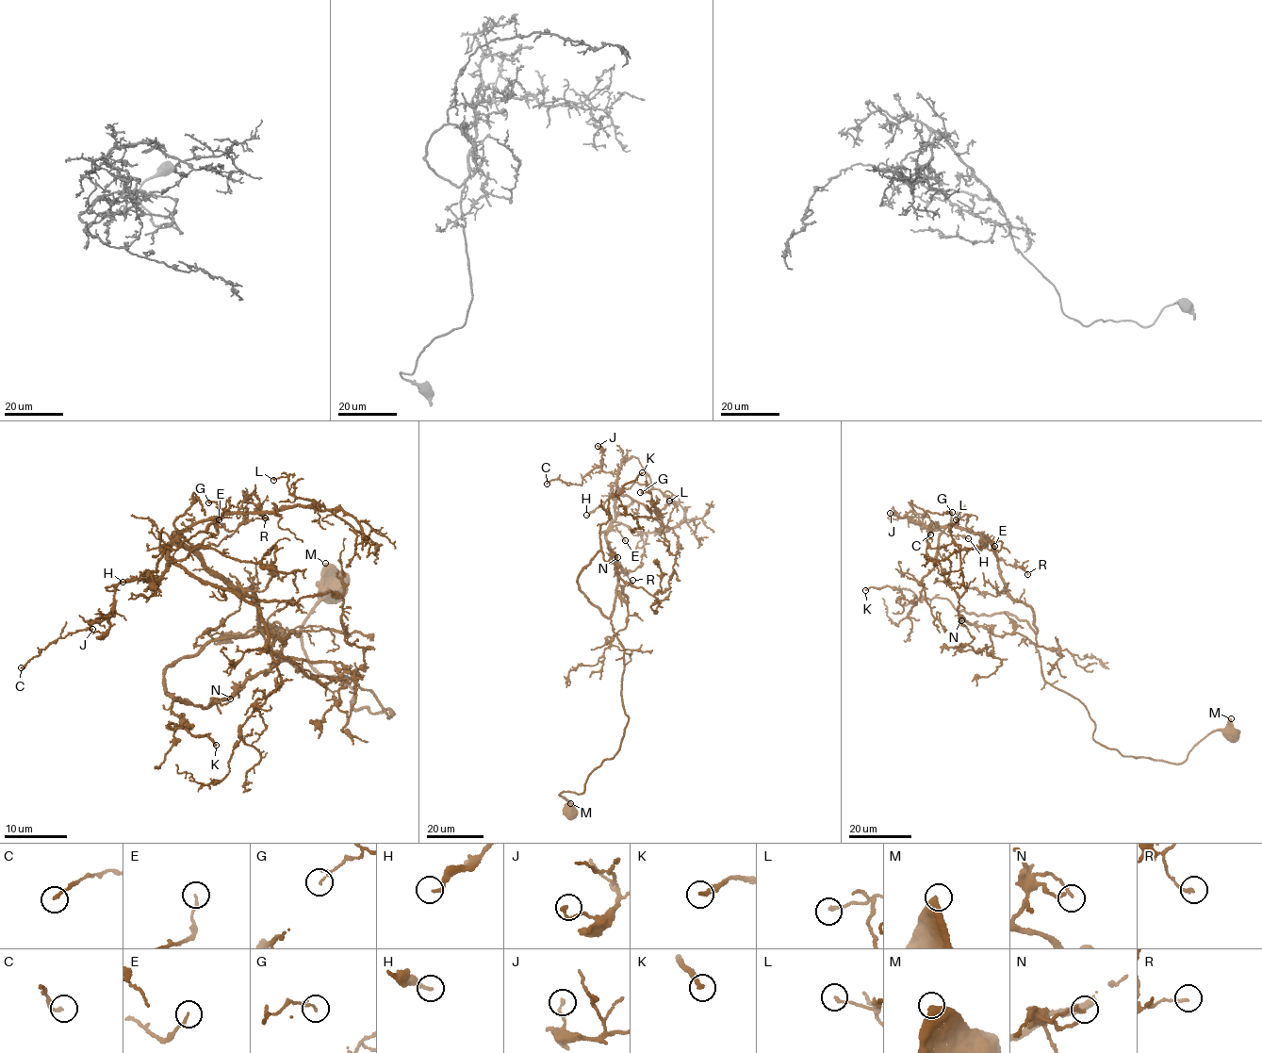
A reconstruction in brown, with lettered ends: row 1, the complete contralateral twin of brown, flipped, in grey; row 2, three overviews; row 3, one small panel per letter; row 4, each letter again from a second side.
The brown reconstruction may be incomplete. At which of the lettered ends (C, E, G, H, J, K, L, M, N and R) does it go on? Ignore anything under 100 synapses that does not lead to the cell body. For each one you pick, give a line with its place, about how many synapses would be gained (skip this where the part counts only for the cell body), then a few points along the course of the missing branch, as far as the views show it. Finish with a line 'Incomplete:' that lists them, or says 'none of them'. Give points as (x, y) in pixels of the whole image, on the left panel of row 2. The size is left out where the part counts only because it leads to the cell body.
K: place (216, 745); 130 synapses
Incomplete: K

